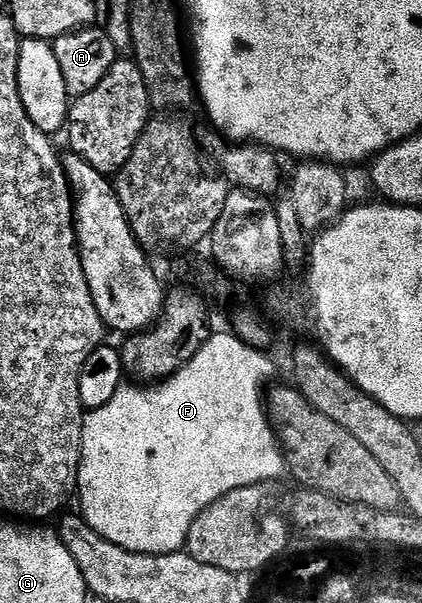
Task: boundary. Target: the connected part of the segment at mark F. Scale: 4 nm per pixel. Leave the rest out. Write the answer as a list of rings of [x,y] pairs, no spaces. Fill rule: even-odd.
[[[210,334],[209,339],[191,357],[183,369],[179,369],[170,379],[162,379],[156,385],[122,385],[99,409],[89,411],[81,420],[81,460],[77,466],[77,485],[75,495],[81,498],[80,518],[85,520],[86,527],[90,527],[97,535],[102,535],[111,545],[119,545],[132,555],[171,555],[180,552],[185,546],[185,538],[199,513],[203,513],[214,503],[222,499],[227,493],[244,487],[255,487],[268,484],[268,479],[277,479],[285,471],[285,456],[278,444],[277,436],[265,414],[263,390],[261,386],[273,375],[273,363],[265,356],[264,350],[251,347],[237,338],[236,334]]]

